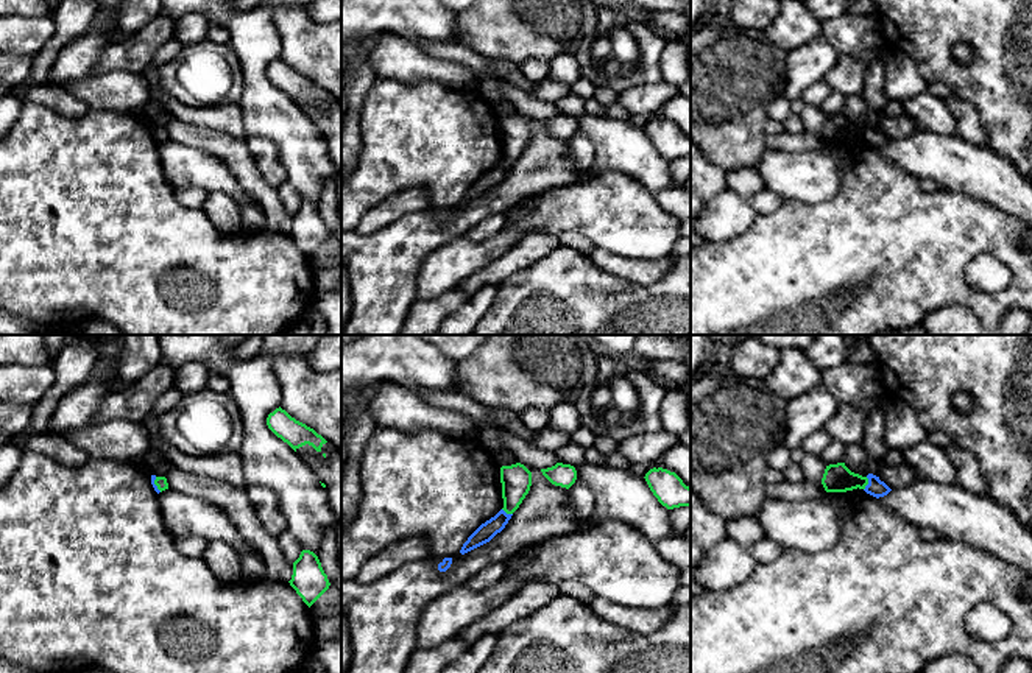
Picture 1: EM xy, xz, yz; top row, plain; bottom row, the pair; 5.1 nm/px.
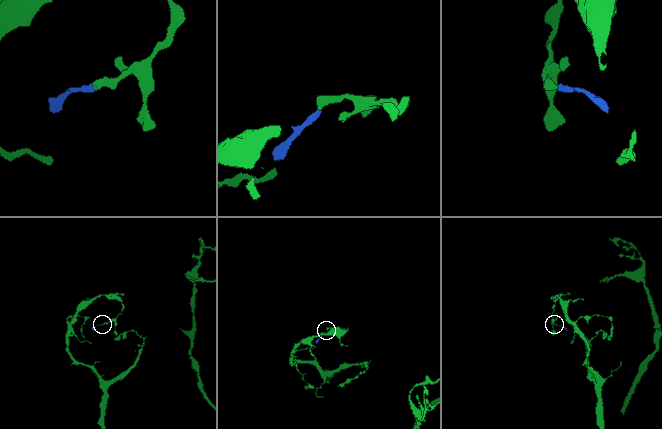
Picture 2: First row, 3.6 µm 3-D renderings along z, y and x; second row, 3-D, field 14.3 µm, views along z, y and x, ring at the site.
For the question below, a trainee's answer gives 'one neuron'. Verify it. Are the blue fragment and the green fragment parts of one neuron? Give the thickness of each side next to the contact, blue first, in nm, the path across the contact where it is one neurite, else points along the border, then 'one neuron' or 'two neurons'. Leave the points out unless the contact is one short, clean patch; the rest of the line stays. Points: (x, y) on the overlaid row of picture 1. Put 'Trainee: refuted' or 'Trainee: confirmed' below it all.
90/140 nm | across yz (876, 488), (869, 483), (837, 477) | one neuron
Trainee: confirmed

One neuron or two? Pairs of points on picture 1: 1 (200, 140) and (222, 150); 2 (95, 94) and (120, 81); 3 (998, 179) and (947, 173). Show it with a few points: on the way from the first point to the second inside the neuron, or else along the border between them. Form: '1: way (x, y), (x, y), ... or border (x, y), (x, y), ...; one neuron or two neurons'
1: way (204, 140), (212, 140), (217, 145); one neuron
2: way (102, 91), (114, 88); one neuron
3: way (986, 175), (959, 173); one neuron

